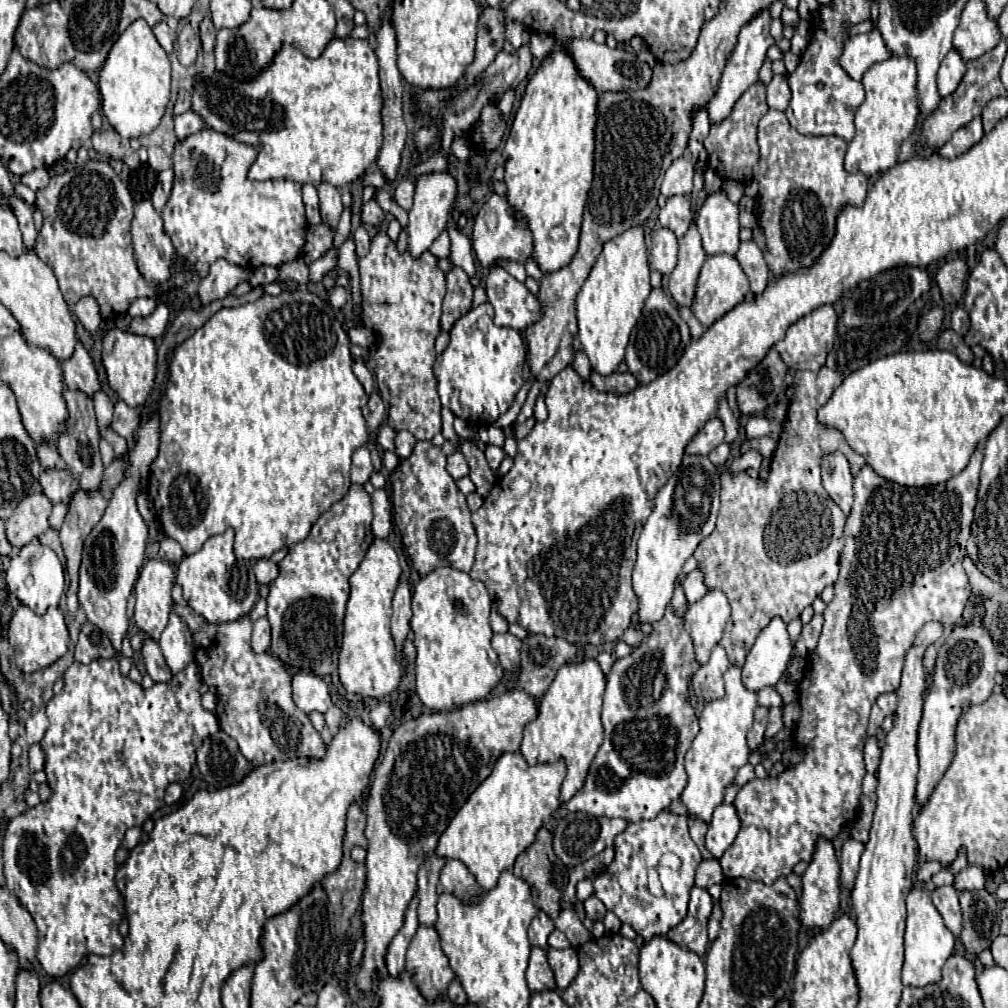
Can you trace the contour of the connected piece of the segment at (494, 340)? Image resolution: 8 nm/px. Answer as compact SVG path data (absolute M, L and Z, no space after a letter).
M490 303L470 309L456 321L450 331L448 347L434 361L434 377L440 401L456 417L470 425L492 425L502 413L506 413L522 387L524 345L516 329L496 327L492 323L494 309Z

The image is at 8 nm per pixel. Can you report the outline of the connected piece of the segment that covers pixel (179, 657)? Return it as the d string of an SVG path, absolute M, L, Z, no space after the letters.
M170 613L168 629L164 629L160 641L158 641L166 665L170 667L172 677L180 675L192 661L192 637L188 637L188 629L184 629L184 623L180 617Z

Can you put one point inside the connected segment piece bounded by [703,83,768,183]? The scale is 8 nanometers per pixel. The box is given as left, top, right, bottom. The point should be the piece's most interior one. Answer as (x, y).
(732, 151)

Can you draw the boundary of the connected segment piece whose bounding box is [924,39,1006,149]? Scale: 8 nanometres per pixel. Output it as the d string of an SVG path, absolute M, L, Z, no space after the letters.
M1000 39L998 45L988 53L988 57L994 63L966 63L966 73L964 73L958 89L952 93L952 97L942 99L936 113L932 113L932 121L928 121L928 133L924 133L924 137L928 137L928 145L932 145L934 149L942 147L956 129L964 127L974 117L978 117L990 99L1006 95L1004 85L1000 81L1000 67L1006 57L1006 41Z

